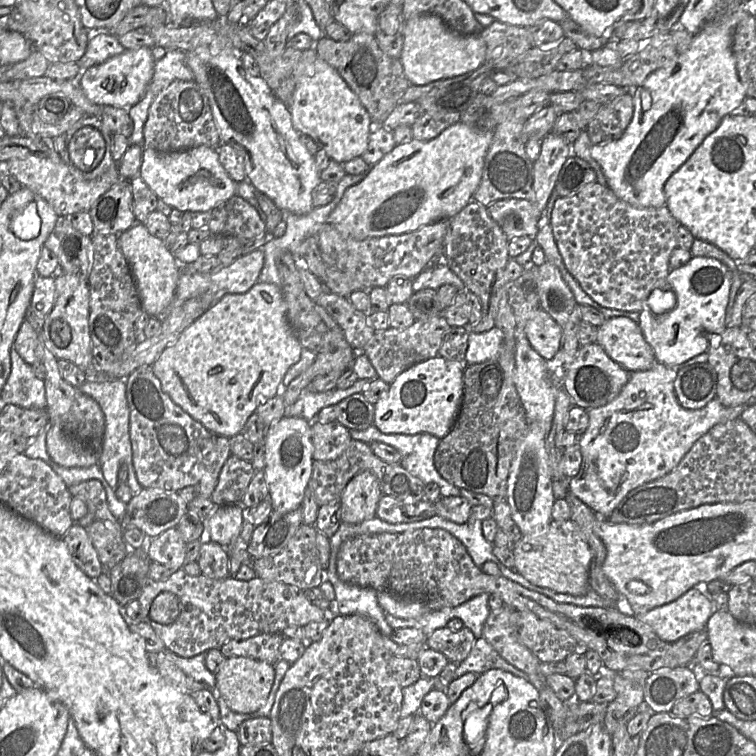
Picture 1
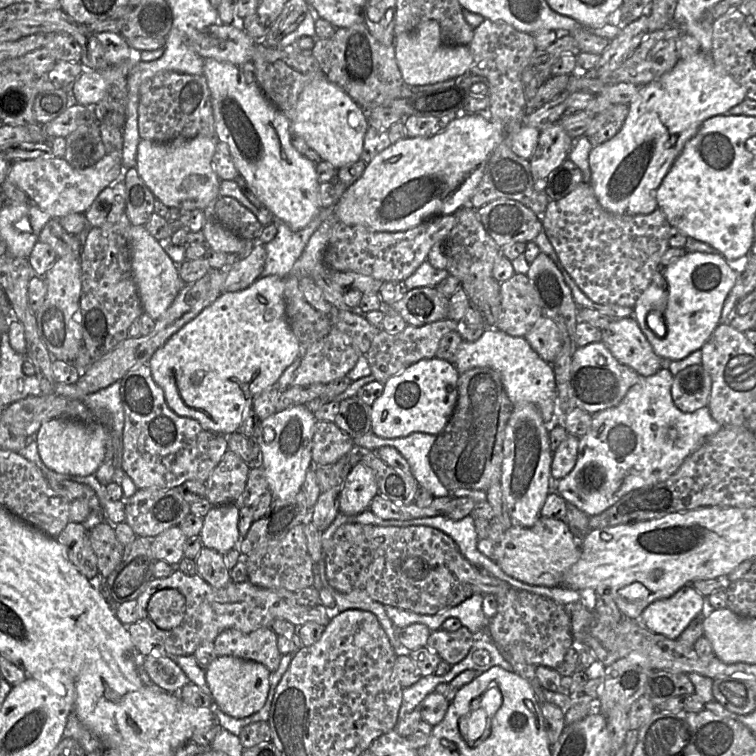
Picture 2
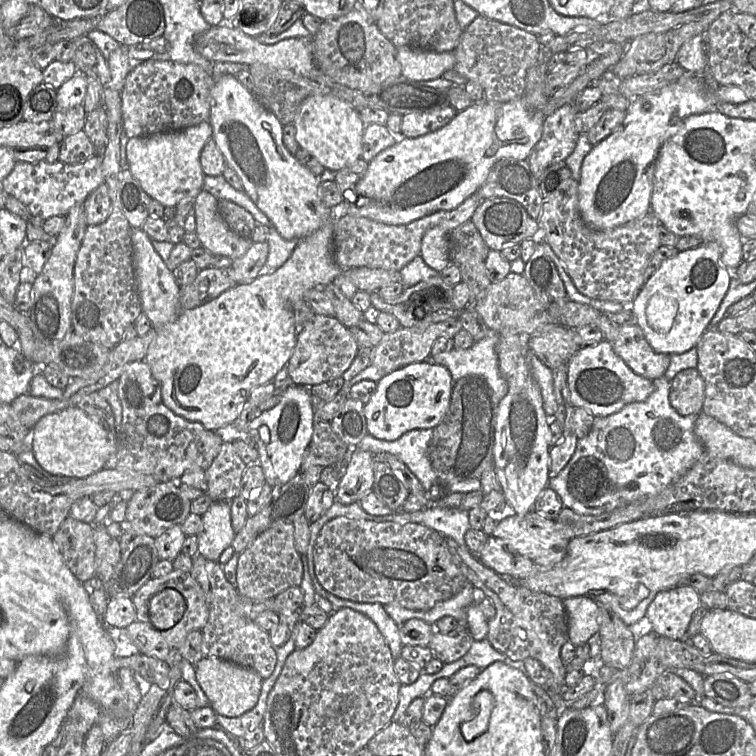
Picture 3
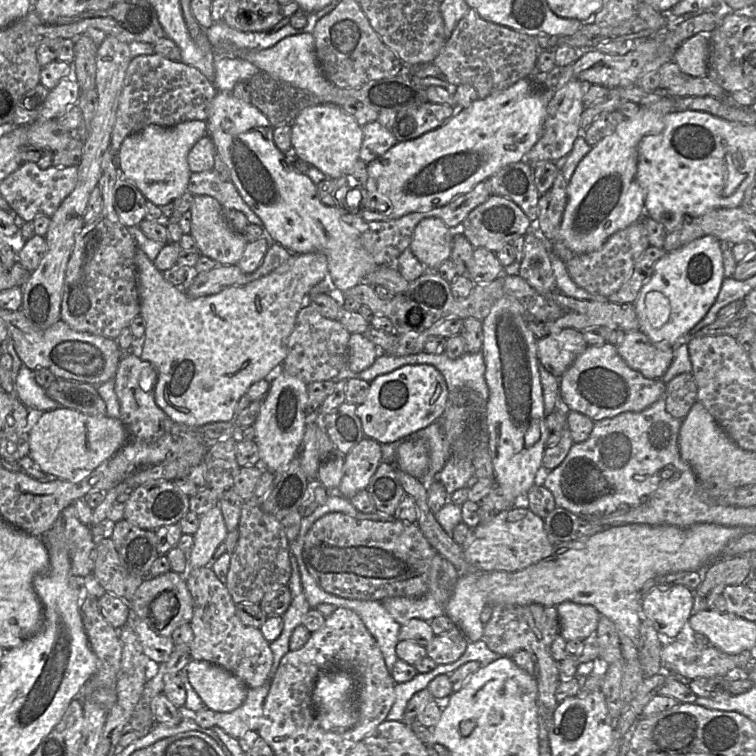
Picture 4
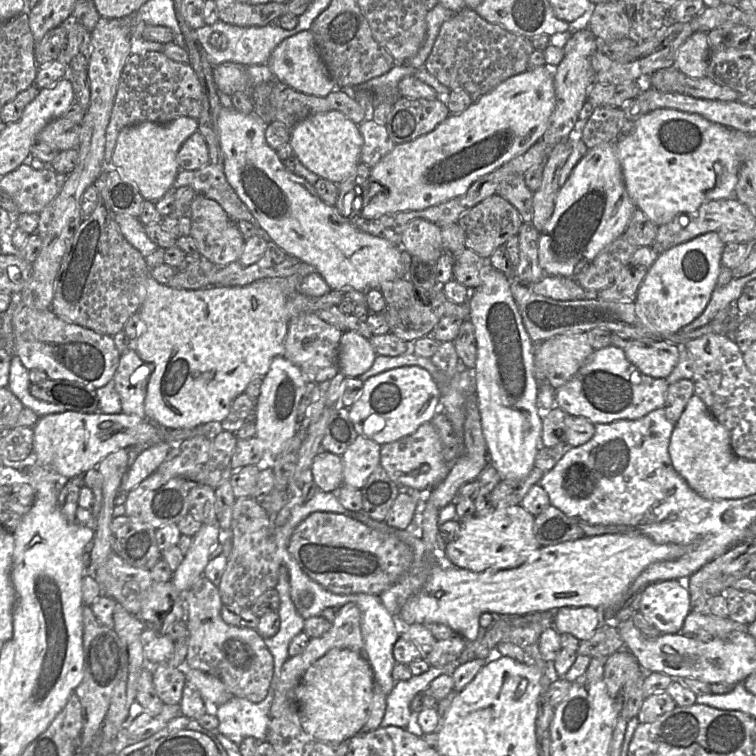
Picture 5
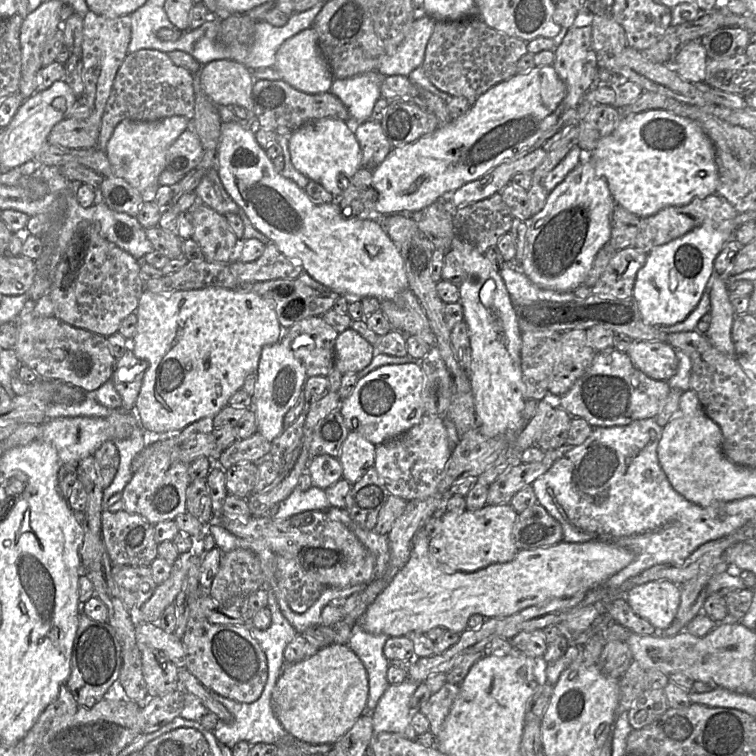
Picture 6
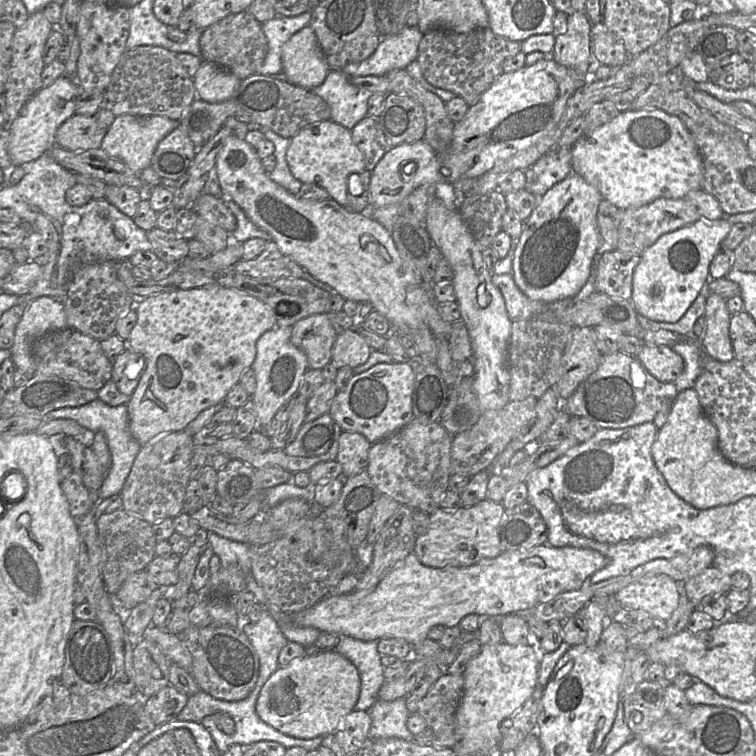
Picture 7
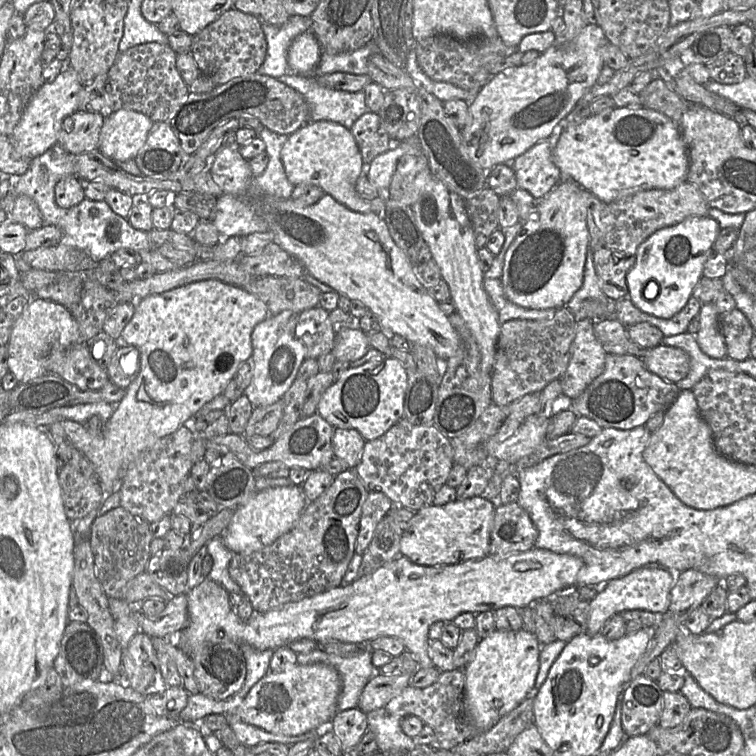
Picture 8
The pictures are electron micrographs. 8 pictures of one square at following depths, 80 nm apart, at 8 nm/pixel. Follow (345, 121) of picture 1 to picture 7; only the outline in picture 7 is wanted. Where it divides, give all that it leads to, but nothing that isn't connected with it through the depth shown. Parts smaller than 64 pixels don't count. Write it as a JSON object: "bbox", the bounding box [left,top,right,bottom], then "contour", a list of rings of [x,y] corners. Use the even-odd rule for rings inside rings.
{"bbox":[286,120,366,208],"contour":[[[332,120],[321,121],[300,130],[290,139],[286,160],[292,175],[303,184],[316,184],[324,188],[330,197],[347,208],[348,179],[352,174],[360,174],[366,170],[362,152],[352,139],[351,131]]]}

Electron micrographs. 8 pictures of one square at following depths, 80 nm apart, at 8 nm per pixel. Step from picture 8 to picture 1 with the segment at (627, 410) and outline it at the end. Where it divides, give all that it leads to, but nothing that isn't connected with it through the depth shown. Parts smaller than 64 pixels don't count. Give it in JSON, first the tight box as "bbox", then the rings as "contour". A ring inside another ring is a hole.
{"bbox":[563,344,630,410],"contour":[[[597,344],[580,346],[577,354],[567,370],[563,387],[574,406],[585,410],[604,406],[614,400],[630,378],[630,372],[613,361]]]}

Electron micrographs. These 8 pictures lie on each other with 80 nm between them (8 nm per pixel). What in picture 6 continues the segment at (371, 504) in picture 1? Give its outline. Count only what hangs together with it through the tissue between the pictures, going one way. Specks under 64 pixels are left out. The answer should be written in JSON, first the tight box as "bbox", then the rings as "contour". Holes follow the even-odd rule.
{"bbox":[339,432,376,485],"contour":[[[349,432],[343,442],[339,461],[343,478],[351,485],[357,482],[375,463],[376,445],[361,434]]]}

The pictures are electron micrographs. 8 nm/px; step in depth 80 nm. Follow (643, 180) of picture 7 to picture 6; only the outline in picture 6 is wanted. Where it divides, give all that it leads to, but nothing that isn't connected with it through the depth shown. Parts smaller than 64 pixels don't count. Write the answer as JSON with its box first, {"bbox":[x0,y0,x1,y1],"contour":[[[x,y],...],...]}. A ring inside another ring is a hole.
{"bbox":[580,109,718,218],"contour":[[[656,109],[624,118],[615,131],[602,139],[592,152],[581,151],[580,163],[592,159],[596,174],[606,180],[616,205],[639,218],[647,218],[664,208],[685,206],[694,199],[715,194],[718,185],[715,157],[713,142],[698,124]]]}

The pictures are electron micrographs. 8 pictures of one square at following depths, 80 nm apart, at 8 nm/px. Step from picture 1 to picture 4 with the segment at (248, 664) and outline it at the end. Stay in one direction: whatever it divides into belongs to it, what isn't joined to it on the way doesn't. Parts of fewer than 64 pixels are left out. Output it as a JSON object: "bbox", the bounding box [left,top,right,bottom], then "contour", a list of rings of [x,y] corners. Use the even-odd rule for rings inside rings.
{"bbox":[185,660,249,712],"contour":[[[190,660],[185,669],[206,708],[231,712],[244,702],[249,688],[226,669],[204,660]]]}

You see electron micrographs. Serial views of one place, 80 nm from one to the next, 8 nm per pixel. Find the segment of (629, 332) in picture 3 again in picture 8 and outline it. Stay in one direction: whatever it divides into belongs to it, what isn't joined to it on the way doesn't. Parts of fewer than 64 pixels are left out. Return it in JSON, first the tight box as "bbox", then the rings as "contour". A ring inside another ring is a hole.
{"bbox":[642,344,690,384],"contour":[[[662,344],[648,350],[642,361],[651,373],[674,384],[690,371],[690,357],[685,351]]]}

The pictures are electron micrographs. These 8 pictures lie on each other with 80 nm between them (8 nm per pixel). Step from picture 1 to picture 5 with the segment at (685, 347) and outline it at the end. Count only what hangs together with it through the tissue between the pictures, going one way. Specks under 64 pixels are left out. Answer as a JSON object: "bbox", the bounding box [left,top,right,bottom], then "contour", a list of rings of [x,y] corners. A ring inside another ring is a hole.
{"bbox":[636,232,725,336],"contour":[[[708,232],[658,255],[639,286],[636,314],[656,336],[676,334],[707,307],[717,286],[725,244],[715,232]]]}

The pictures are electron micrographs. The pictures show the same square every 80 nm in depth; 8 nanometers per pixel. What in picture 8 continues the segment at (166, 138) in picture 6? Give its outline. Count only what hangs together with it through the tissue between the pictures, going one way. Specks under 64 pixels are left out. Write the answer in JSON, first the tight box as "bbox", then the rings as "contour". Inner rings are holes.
{"bbox":[99,109,154,161],"contour":[[[120,109],[105,118],[99,151],[113,161],[133,160],[154,125],[149,117]]]}

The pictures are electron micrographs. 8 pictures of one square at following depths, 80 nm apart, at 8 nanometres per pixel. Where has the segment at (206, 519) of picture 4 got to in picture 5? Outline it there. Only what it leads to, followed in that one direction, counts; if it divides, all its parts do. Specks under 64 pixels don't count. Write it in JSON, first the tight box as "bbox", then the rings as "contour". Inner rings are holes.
{"bbox":[171,524,221,593],"contour":[[[203,524],[192,537],[191,546],[179,567],[173,572],[171,582],[183,593],[203,574],[210,561],[210,553],[214,545],[219,544],[221,528],[218,524]]]}

